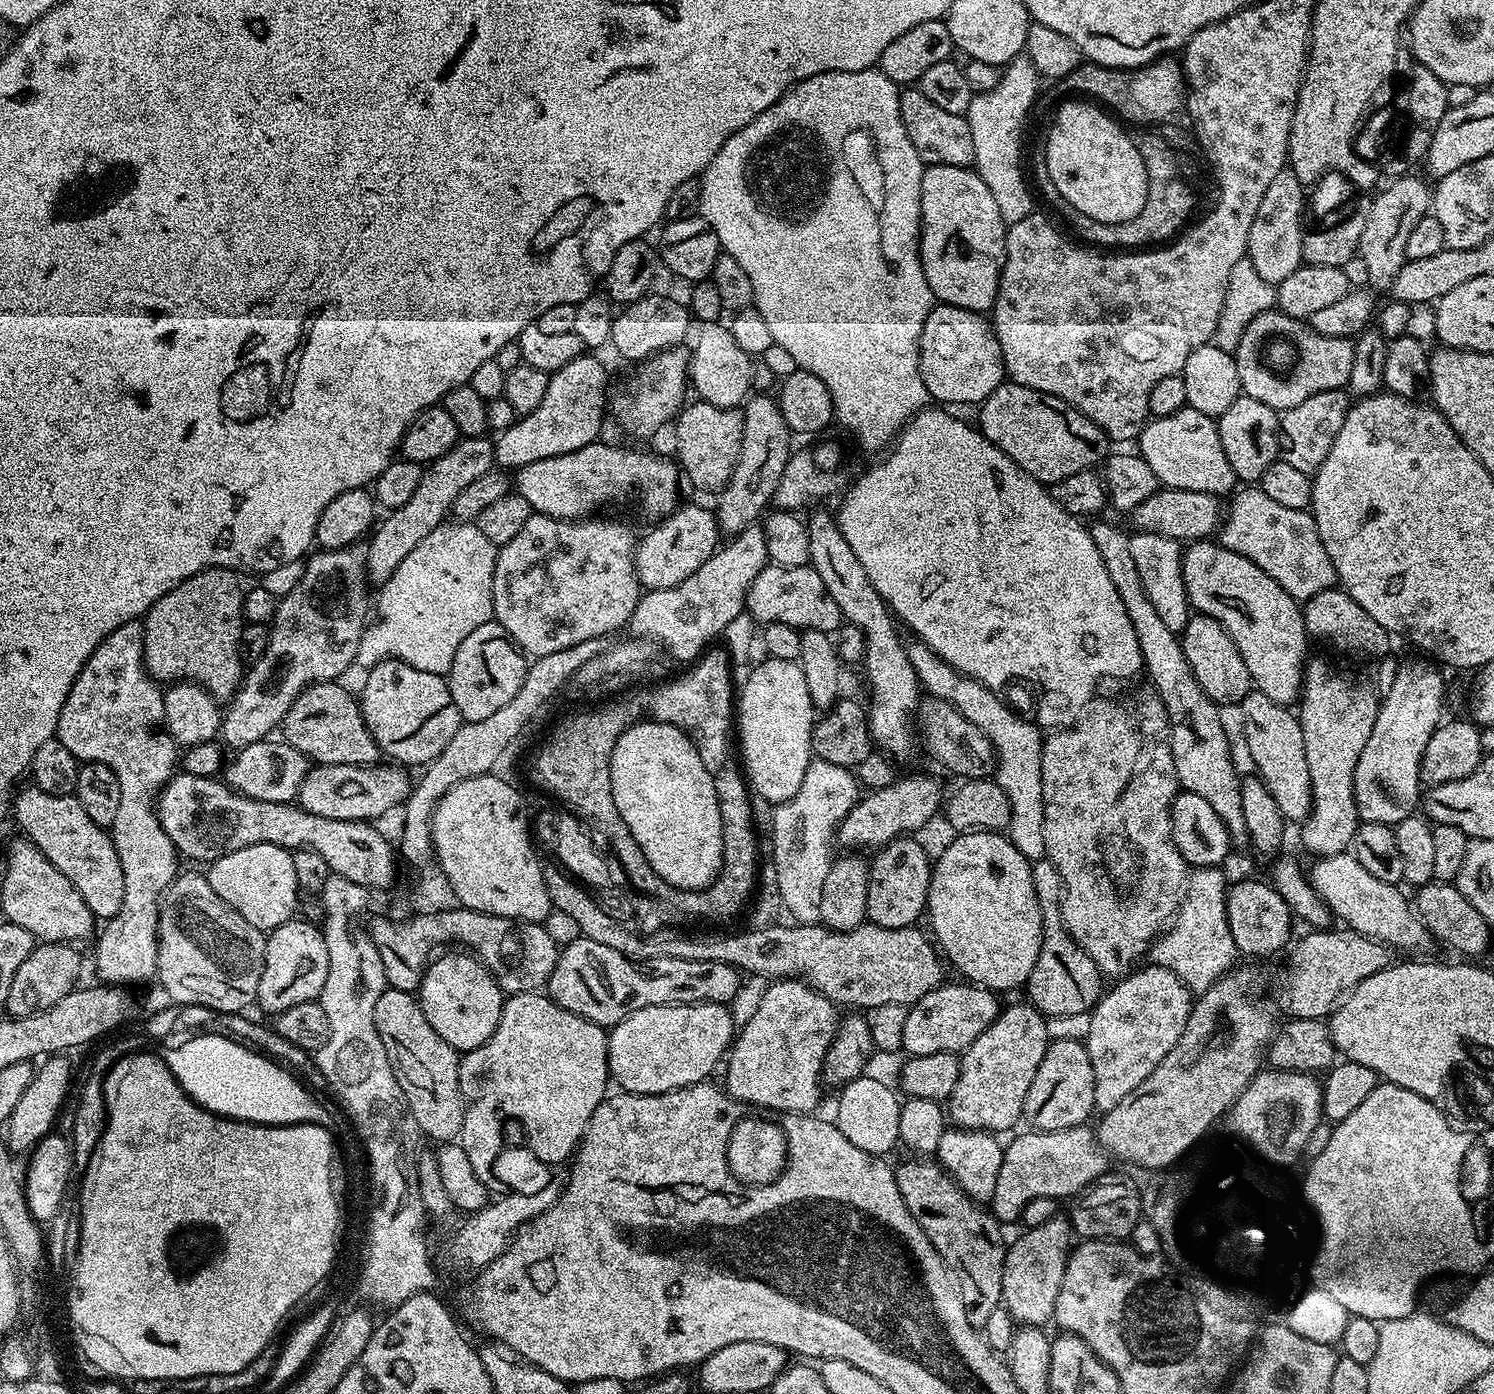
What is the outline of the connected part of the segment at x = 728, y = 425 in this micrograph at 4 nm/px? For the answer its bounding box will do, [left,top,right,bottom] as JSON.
[674,398,744,494]

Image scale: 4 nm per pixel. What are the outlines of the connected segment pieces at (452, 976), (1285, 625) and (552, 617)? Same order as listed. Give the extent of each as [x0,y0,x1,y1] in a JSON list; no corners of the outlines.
[[418,950,506,1054],[1182,538,1310,706],[492,514,642,657]]

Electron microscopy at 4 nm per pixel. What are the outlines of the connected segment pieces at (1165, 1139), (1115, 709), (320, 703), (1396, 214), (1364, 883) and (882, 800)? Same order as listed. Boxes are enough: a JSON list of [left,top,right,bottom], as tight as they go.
[[1094,967,1278,1170],[1042,690,1186,978],[282,682,382,766],[1357,174,1433,293],[1310,854,1434,952],[838,775,942,850]]

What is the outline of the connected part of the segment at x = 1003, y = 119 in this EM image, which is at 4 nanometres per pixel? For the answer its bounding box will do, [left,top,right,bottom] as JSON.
[967,58,1041,225]

